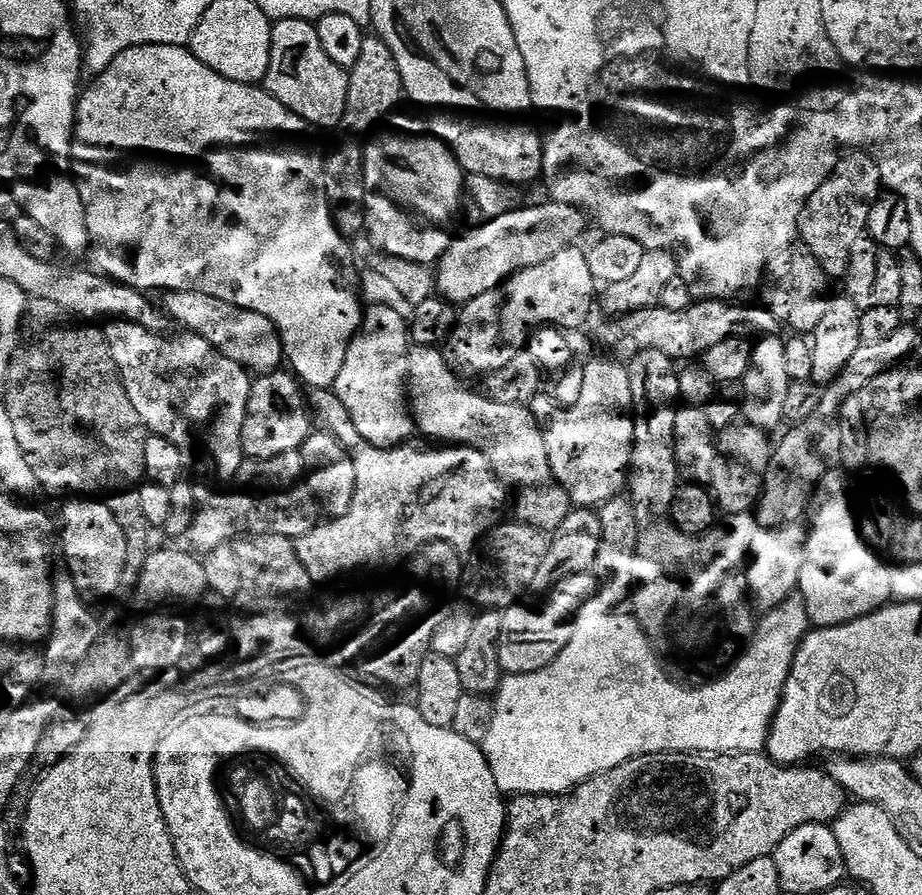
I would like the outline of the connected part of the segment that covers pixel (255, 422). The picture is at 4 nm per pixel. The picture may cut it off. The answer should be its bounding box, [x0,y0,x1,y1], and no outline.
[242,371,314,460]

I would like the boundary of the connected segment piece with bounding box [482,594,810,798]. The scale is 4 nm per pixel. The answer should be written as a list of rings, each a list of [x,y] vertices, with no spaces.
[[[793,594],[789,600],[779,604],[772,612],[763,613],[762,619],[756,625],[756,634],[747,645],[746,651],[721,675],[711,682],[701,683],[699,686],[685,686],[672,679],[668,675],[661,659],[652,648],[652,641],[648,635],[640,629],[640,624],[635,616],[614,616],[605,624],[592,624],[589,628],[573,631],[572,638],[558,654],[542,670],[531,672],[525,676],[505,675],[500,681],[500,687],[494,696],[494,707],[492,709],[492,725],[490,734],[486,734],[482,745],[482,751],[490,770],[494,774],[494,782],[498,782],[501,793],[509,797],[517,796],[559,796],[571,793],[582,784],[604,775],[605,772],[613,772],[629,762],[640,762],[645,758],[668,758],[671,752],[700,752],[705,757],[709,756],[731,756],[741,752],[765,751],[768,742],[768,732],[772,729],[772,719],[780,709],[780,699],[784,693],[784,687],[788,681],[788,675],[792,669],[792,663],[796,657],[796,651],[810,631],[808,611],[804,601],[799,595]]]

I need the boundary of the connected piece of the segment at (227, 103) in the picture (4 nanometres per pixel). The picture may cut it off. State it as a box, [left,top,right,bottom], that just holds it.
[72,44,414,448]

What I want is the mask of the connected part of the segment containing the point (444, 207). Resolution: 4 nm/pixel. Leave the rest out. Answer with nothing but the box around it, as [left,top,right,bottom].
[364,132,466,265]

